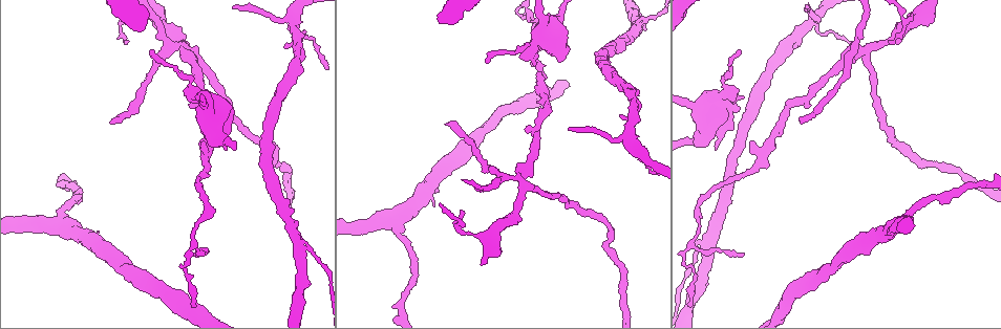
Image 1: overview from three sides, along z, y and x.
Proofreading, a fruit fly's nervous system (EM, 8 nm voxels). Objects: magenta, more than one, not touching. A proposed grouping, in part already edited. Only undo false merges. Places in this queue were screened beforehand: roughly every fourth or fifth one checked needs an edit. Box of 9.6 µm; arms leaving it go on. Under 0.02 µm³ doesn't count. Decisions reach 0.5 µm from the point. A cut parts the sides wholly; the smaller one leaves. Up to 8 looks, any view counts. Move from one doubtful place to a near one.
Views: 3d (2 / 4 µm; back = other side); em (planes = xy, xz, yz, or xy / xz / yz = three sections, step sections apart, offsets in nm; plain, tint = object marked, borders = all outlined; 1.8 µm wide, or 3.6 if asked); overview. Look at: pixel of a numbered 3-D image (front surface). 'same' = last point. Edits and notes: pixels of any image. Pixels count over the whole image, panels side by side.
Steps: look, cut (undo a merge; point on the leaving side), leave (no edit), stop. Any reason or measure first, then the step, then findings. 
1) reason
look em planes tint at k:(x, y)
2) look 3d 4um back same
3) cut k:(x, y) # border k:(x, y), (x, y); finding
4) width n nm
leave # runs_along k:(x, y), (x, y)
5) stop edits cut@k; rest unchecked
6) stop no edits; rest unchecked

calibre changes
look em planes borders at 1:(223, 143)

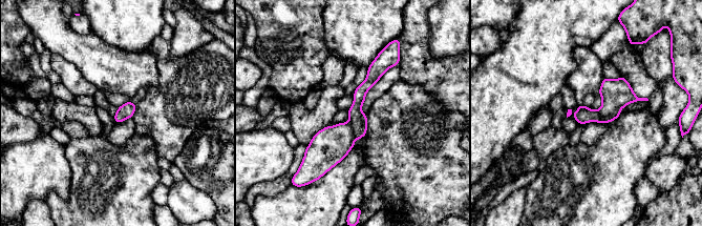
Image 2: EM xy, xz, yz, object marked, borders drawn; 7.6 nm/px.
width 120 nm
cut 2:(358, 120) # two neurons meet here

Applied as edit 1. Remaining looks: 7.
sudden change in width
look em planes tint at 1:(709, 245)

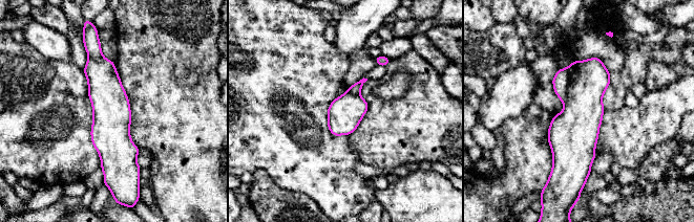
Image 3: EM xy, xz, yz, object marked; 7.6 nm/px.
width 260 nm
cut 3:(561, 80) # border 3:(576, 62), (563, 104); a second neuron is stuck on

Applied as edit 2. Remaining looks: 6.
sudden change in width
look em planes tint at 1:(627, 135)

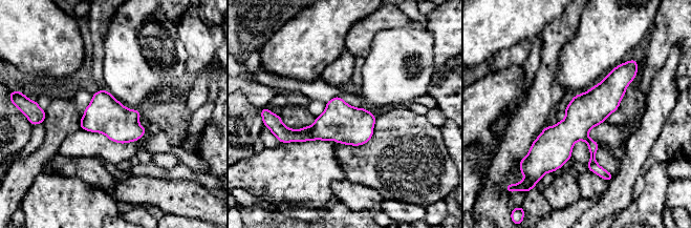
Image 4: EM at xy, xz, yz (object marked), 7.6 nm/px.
leave # runs_along 4:(620, 68), (616, 84), (540, 165); continuous, no second neuron

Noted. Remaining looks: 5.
stop edits cut@2, cut@3; rest unchecked

